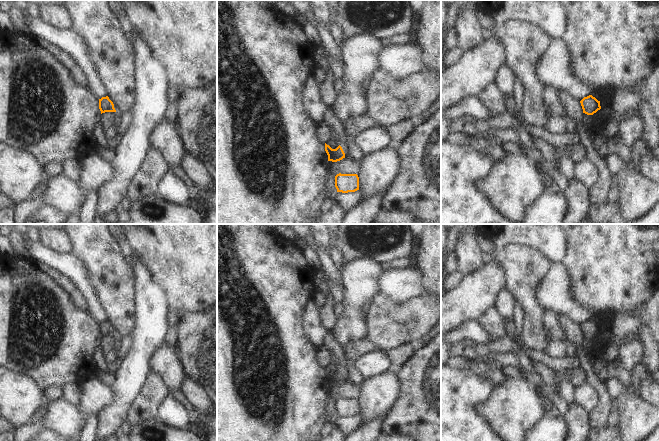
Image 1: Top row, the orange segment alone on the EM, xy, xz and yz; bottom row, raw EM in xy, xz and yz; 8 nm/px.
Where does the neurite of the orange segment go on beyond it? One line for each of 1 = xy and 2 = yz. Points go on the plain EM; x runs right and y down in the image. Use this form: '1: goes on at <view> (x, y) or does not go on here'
1: does not go on here
2: does not go on here

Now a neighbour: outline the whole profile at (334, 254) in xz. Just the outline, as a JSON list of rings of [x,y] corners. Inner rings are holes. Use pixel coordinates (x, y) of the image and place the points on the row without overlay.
[[[330,248],[328,253],[329,253],[329,256],[330,256],[332,262],[335,264],[335,266],[338,269],[341,269],[344,265],[344,261],[343,261],[343,258],[342,258],[340,252],[335,248]]]

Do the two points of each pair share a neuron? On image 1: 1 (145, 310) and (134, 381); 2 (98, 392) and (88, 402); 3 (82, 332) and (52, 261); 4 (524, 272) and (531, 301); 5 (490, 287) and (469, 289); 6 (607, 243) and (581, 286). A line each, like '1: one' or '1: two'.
1: one
2: one
3: two
4: one
5: one
6: one

